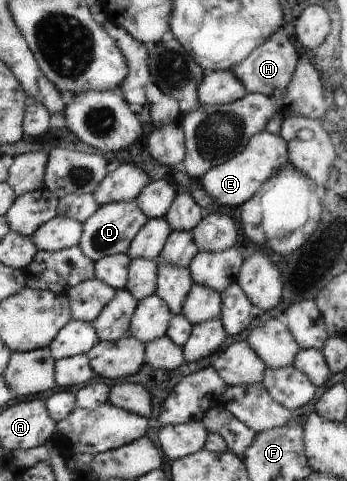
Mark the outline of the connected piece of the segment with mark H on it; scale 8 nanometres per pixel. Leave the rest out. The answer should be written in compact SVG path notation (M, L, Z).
M279 29L270 40L257 47L242 64L231 69L231 72L243 83L247 93L261 93L279 101L288 91L288 84L293 80L298 65L298 53L294 43L290 41L290 37L284 35L283 29Z

